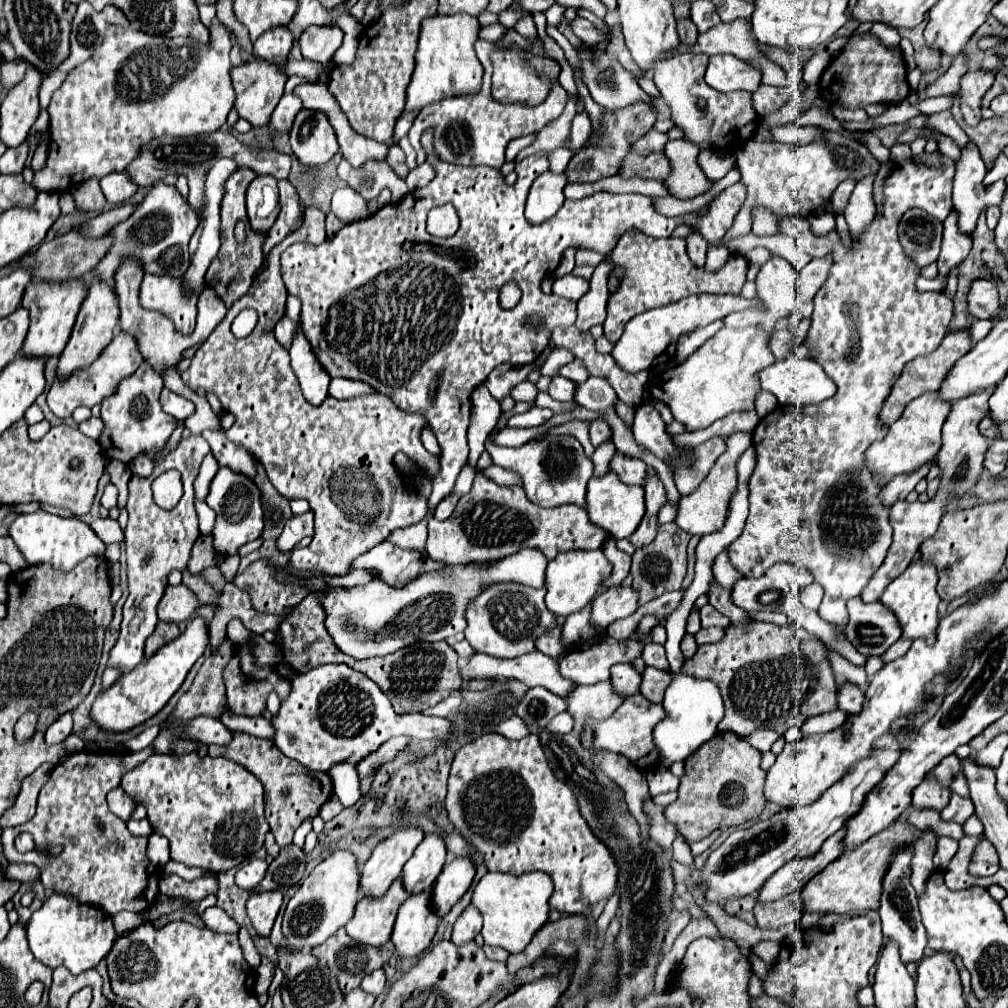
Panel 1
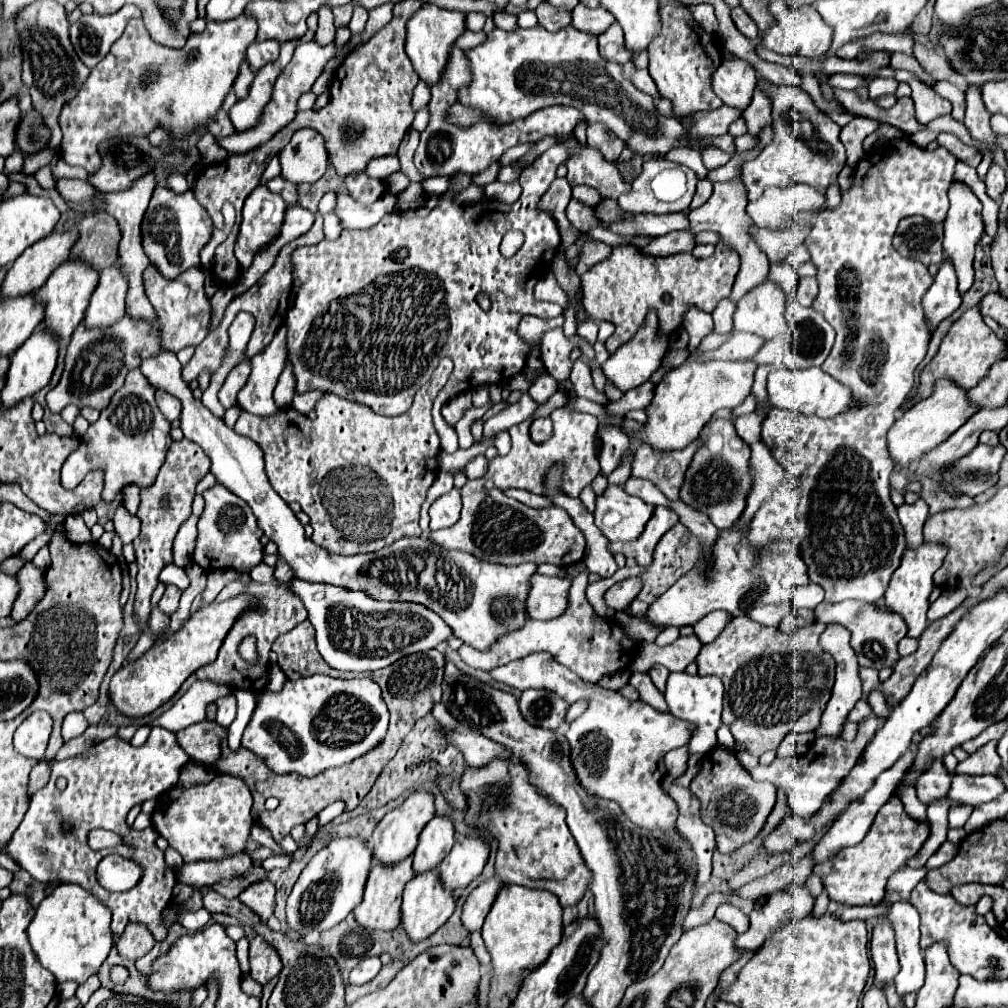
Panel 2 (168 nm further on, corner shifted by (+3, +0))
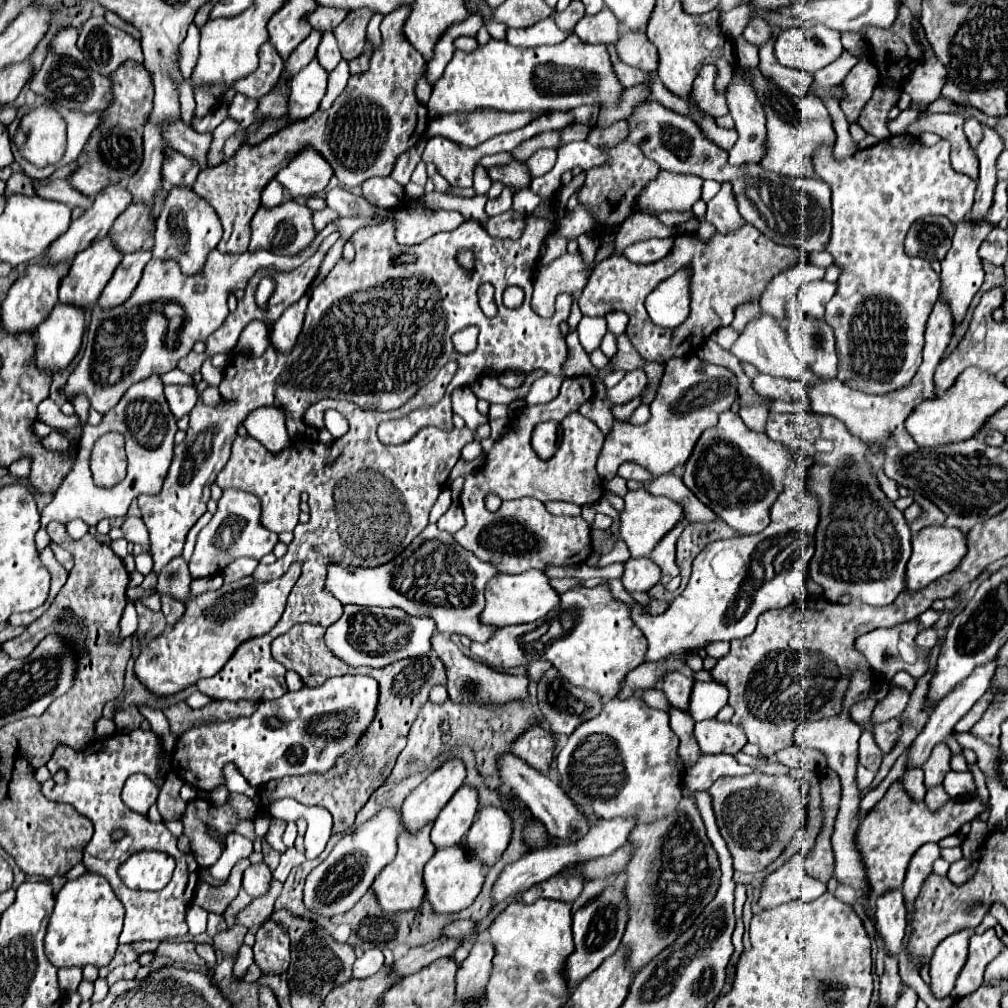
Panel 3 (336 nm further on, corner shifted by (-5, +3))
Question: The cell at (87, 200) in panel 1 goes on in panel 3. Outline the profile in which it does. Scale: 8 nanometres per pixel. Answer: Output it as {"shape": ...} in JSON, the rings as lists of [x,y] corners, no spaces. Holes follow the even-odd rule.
{"shape":[[[16,172],[8,178],[6,182],[6,194],[30,194],[30,196],[36,196],[34,192],[34,186],[32,186],[32,180],[24,174],[24,172]]]}

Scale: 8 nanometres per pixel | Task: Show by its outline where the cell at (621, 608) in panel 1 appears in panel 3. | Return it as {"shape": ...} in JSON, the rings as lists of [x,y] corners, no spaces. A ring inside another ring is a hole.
{"shape":[[[630,558],[624,564],[622,584],[628,592],[648,592],[660,582],[660,568],[648,558]]]}

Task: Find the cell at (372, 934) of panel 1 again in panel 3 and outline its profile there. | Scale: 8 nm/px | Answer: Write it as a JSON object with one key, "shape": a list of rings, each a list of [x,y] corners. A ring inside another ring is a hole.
{"shape":[[[426,824],[416,836],[412,836],[408,832],[402,832],[398,836],[398,854],[396,854],[396,858],[376,876],[370,890],[374,892],[378,904],[384,912],[408,912],[408,910],[420,908],[422,898],[424,898],[422,870],[424,870],[424,864],[436,852],[432,842],[430,842],[430,828],[432,828],[432,824]]]}

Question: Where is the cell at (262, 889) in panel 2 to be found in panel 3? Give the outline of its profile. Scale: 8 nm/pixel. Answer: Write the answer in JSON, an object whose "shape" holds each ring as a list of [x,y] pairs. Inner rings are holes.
{"shape":[[[262,862],[262,864],[252,864],[246,872],[244,872],[244,880],[242,880],[242,888],[246,894],[250,894],[252,898],[264,896],[270,890],[270,882],[272,882],[272,872],[270,868]]]}

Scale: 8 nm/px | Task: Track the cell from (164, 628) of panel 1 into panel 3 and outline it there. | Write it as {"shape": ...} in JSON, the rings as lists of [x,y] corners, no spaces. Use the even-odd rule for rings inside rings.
{"shape":[[[162,596],[162,612],[166,616],[166,622],[168,622],[168,628],[172,628],[184,614],[184,604],[182,602],[176,602],[174,598],[168,598],[168,596]]]}

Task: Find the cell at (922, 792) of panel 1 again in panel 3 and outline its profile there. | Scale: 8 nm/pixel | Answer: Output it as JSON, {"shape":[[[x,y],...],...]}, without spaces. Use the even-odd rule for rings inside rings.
{"shape":[[[944,742],[936,746],[936,750],[932,750],[932,758],[928,758],[928,762],[922,766],[926,788],[934,788],[942,784],[944,776],[950,772],[950,758],[952,754]]]}

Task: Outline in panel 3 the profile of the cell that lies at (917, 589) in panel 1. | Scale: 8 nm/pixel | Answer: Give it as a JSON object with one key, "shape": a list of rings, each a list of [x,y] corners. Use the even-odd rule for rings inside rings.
{"shape":[[[932,526],[920,530],[920,534],[912,538],[912,556],[906,566],[906,590],[916,592],[934,582],[936,578],[952,572],[960,564],[964,554],[966,554],[966,536],[958,528]]]}

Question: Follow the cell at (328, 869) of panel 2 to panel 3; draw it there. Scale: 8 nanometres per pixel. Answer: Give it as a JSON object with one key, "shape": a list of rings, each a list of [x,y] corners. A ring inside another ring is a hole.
{"shape":[[[386,808],[378,812],[372,820],[358,826],[352,834],[342,836],[334,844],[330,856],[308,874],[304,884],[306,908],[326,918],[352,910],[354,904],[368,892],[376,874],[380,874],[380,870],[394,860],[396,838],[400,836],[400,832],[402,832],[400,812]]]}

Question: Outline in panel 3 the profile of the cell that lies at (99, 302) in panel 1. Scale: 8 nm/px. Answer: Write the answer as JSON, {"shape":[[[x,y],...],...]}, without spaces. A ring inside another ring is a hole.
{"shape":[[[144,250],[126,254],[122,258],[122,262],[118,264],[114,276],[106,284],[102,296],[98,298],[98,306],[100,308],[114,308],[114,306],[124,304],[130,298],[130,294],[134,292],[134,288],[138,286],[142,270],[150,258],[152,258],[152,254],[144,252]]]}

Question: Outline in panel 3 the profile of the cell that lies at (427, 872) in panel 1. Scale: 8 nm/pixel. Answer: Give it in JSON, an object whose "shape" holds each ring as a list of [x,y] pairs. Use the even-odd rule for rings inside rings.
{"shape":[[[462,786],[434,820],[430,836],[434,848],[444,850],[458,844],[472,826],[476,808],[478,808],[476,790],[470,786]]]}

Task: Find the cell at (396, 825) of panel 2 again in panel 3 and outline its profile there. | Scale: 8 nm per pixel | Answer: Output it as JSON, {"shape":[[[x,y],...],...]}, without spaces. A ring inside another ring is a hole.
{"shape":[[[450,760],[432,772],[416,790],[412,790],[400,806],[402,826],[406,832],[416,834],[428,822],[434,822],[438,812],[448,804],[454,792],[462,786],[466,776],[460,760]]]}

